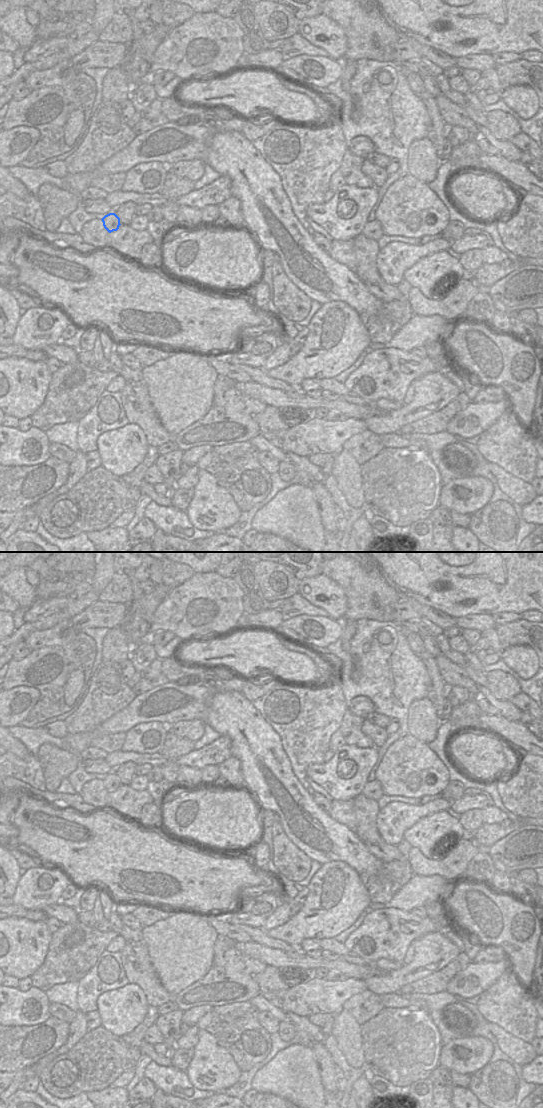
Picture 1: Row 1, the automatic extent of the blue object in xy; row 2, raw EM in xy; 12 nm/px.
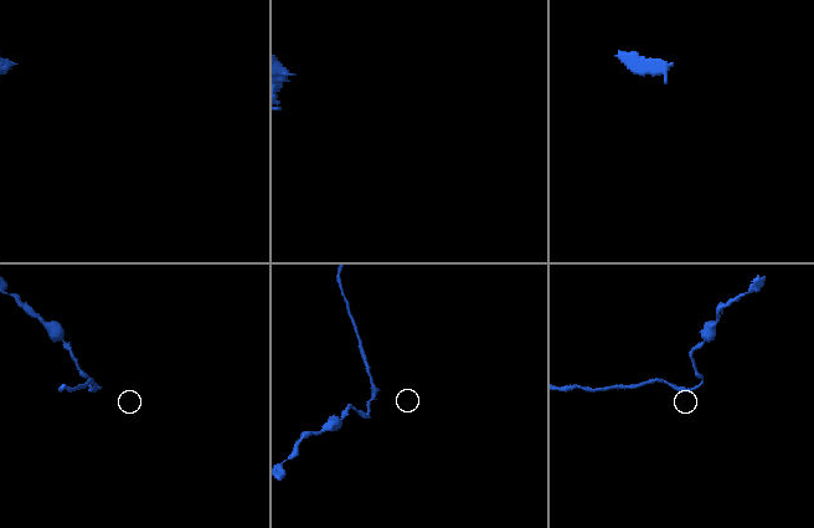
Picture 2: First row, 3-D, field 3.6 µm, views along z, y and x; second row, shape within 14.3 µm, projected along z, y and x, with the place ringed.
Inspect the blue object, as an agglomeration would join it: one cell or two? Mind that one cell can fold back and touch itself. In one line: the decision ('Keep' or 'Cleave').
Cleave

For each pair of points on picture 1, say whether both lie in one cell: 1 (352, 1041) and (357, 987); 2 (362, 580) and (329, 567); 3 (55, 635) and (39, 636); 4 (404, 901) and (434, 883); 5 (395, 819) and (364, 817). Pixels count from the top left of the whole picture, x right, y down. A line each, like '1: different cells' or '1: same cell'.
1: different cells
2: same cell
3: same cell
4: same cell
5: different cells

